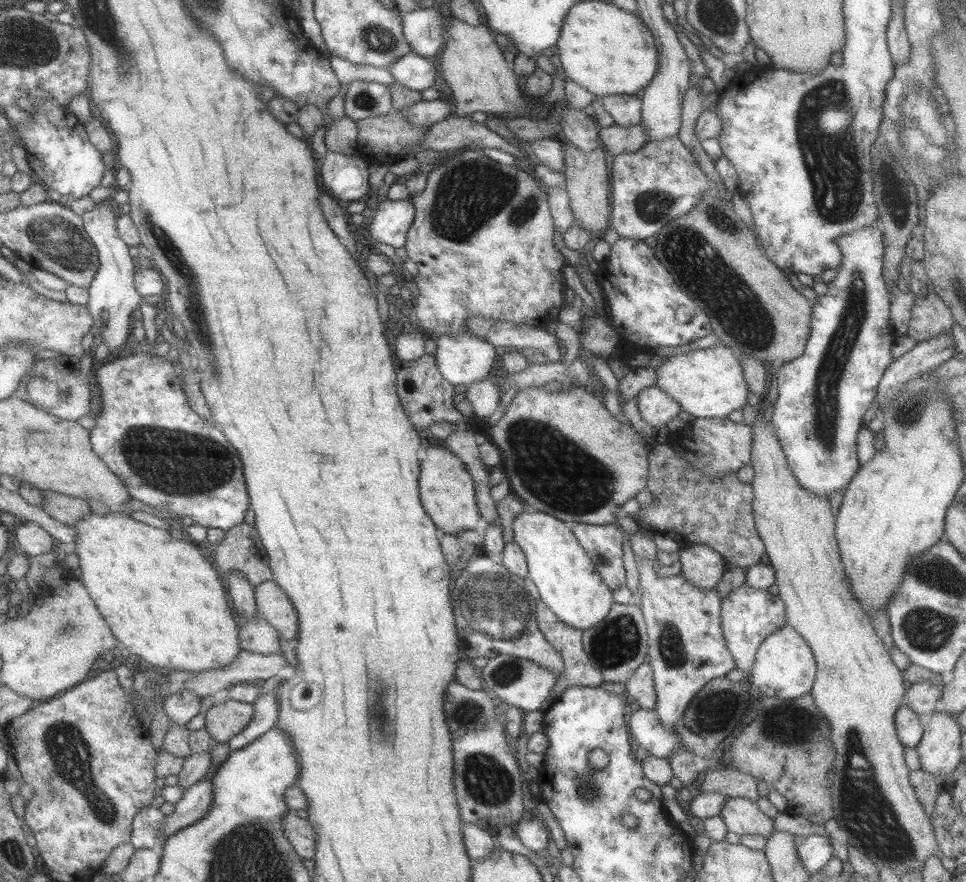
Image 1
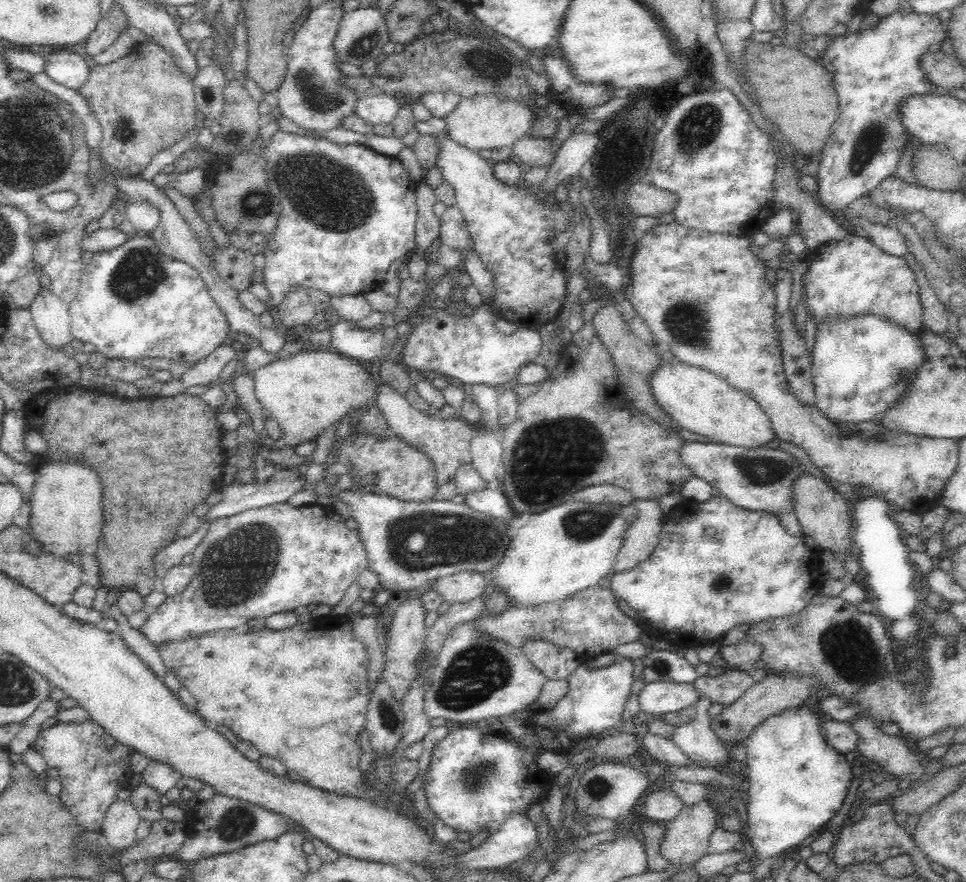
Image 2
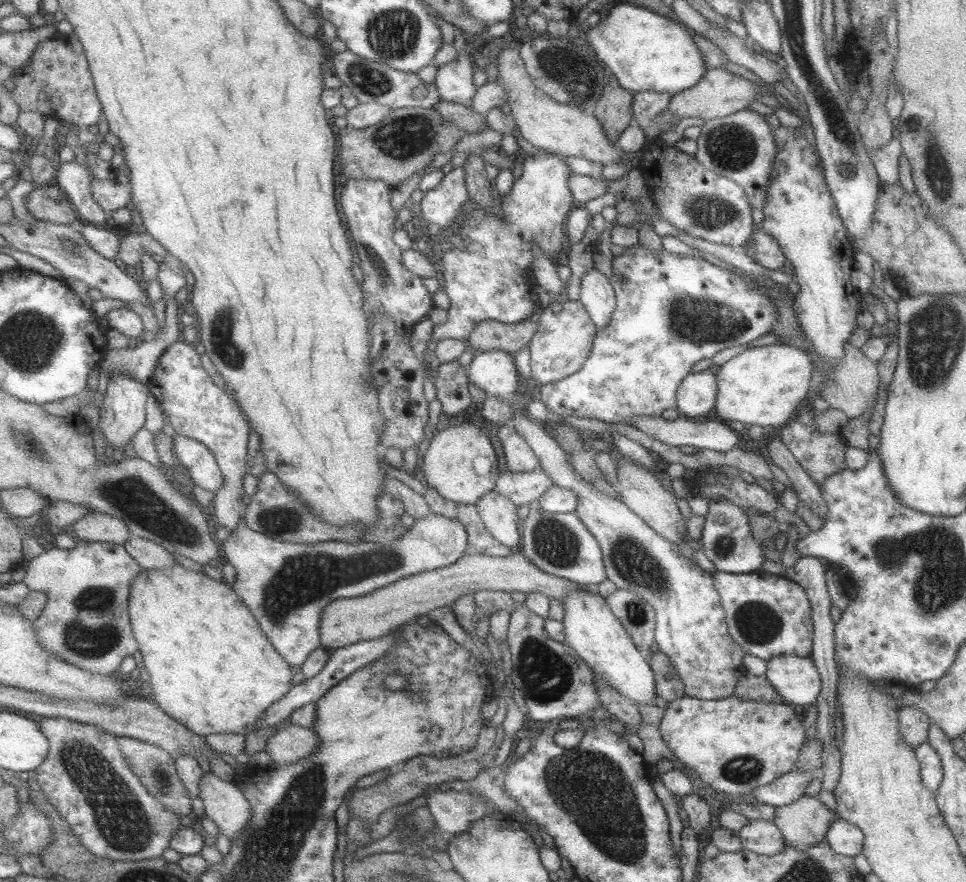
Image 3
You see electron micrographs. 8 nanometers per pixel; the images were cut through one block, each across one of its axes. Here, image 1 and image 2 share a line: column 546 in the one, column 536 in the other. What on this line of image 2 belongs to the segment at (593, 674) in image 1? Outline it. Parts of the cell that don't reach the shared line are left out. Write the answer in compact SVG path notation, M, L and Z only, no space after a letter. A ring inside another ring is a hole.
M599 584L573 592L563 599L552 599L535 605L510 606L495 617L476 619L475 624L480 631L492 633L517 647L526 637L548 639L574 648L578 655L586 659L611 652L620 644L637 641L644 629L636 618L630 618L622 612L610 588Z

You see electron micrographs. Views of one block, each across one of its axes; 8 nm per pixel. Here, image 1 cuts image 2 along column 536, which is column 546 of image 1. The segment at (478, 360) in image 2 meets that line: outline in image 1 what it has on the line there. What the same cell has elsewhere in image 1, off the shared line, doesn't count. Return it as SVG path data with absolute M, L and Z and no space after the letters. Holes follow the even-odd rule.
M475 315L468 318L466 328L471 334L495 345L500 350L537 348L545 352L549 362L561 362L564 355L559 338L538 326L493 320Z

